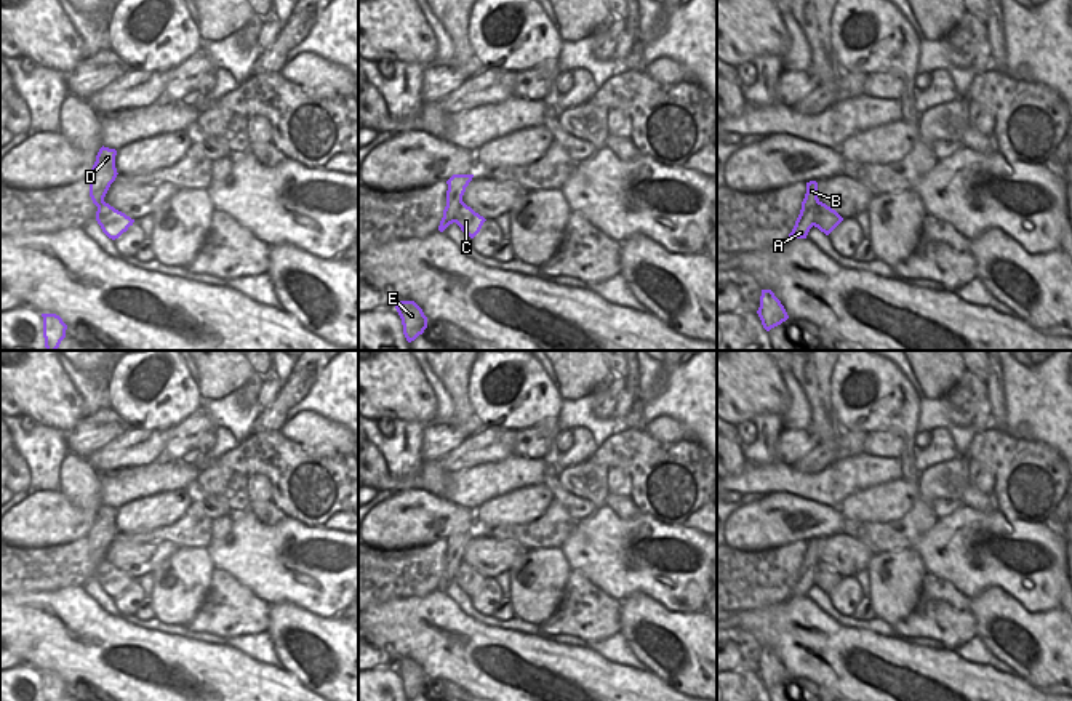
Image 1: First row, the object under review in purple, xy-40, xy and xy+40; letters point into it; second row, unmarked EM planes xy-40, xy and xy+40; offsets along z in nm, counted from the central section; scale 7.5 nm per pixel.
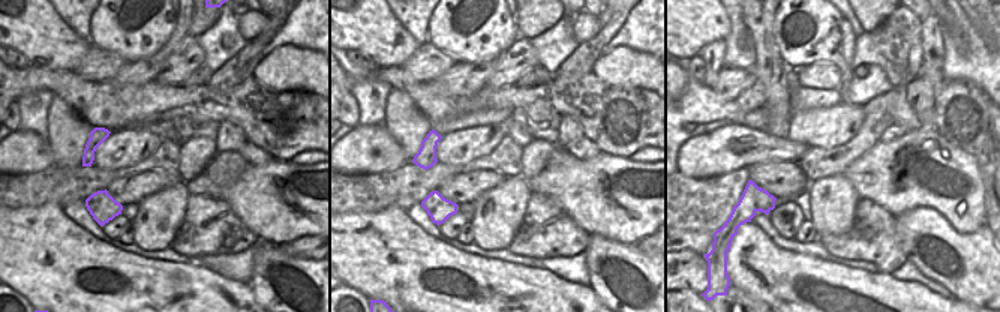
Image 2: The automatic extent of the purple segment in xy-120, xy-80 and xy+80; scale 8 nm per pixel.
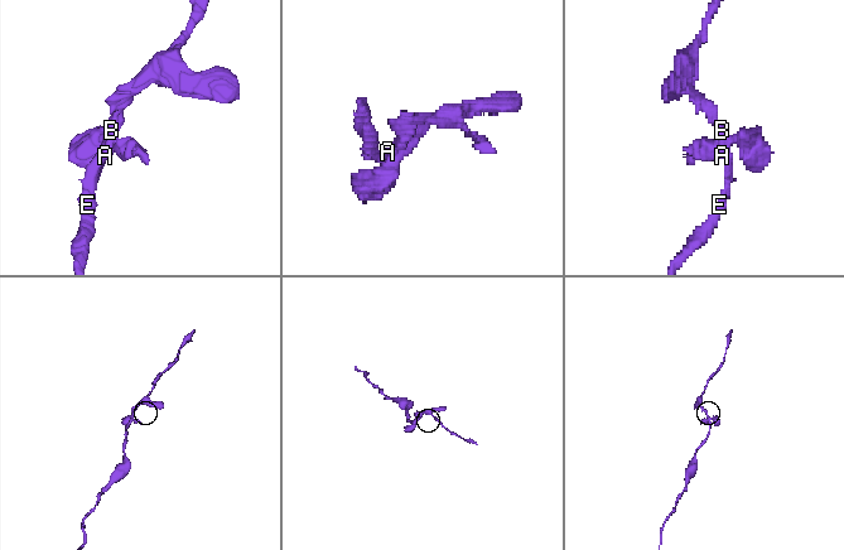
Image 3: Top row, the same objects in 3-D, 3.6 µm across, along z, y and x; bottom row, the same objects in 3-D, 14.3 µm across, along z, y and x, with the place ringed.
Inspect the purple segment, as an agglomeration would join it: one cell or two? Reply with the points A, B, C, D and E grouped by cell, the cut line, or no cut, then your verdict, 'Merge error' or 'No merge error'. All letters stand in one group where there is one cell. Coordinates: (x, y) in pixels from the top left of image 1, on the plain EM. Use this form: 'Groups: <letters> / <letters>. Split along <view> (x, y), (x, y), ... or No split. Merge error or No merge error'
Groups: A B D E / C. Split along xy+40 (820, 560), (813, 583). Merge error

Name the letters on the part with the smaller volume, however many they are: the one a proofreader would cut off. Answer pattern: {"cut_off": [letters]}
{"cut_off": ["C"]}

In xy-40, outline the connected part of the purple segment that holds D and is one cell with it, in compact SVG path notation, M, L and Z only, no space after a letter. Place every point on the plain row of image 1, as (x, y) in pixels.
M102 504L86 536L90 543L90 555L96 565L104 562L104 555L109 546L118 533L115 527L115 514L117 514L115 507Z

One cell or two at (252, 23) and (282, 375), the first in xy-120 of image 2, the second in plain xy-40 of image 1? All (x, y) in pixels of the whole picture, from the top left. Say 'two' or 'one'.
two

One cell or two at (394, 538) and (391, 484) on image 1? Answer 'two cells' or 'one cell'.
two cells

